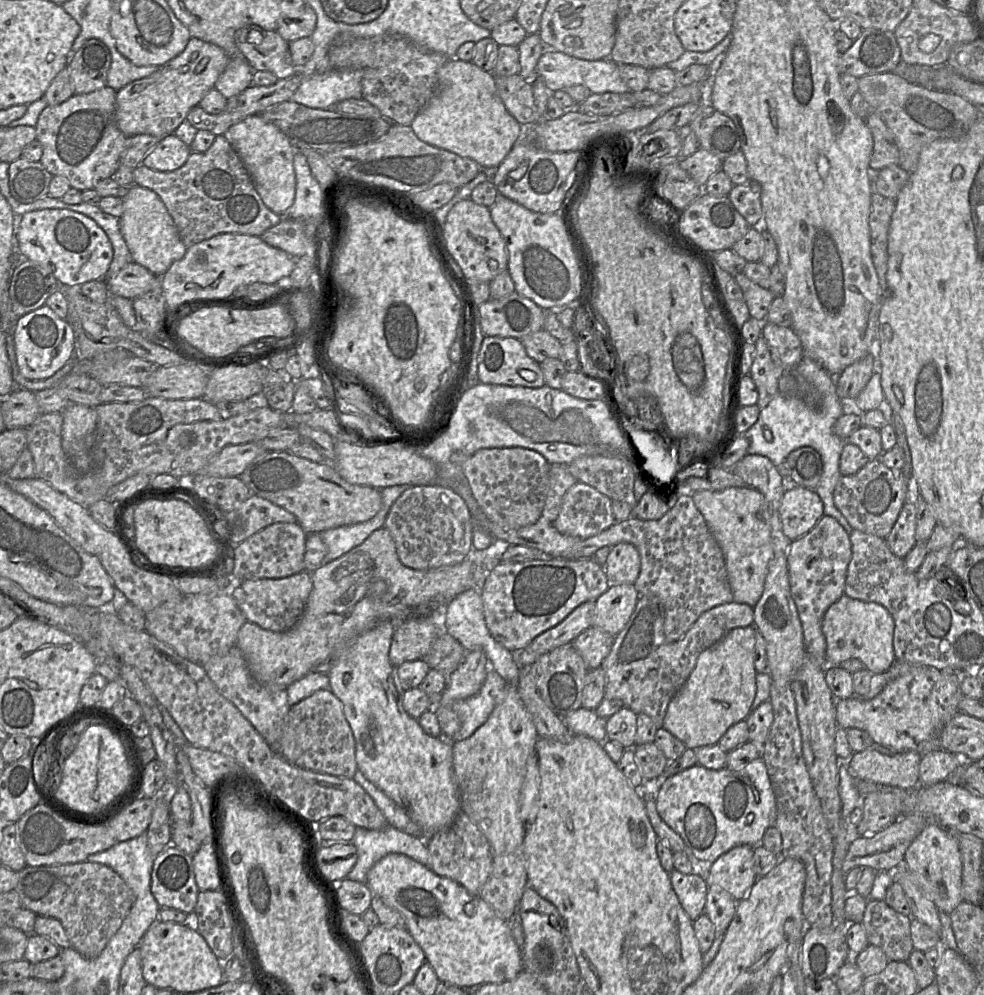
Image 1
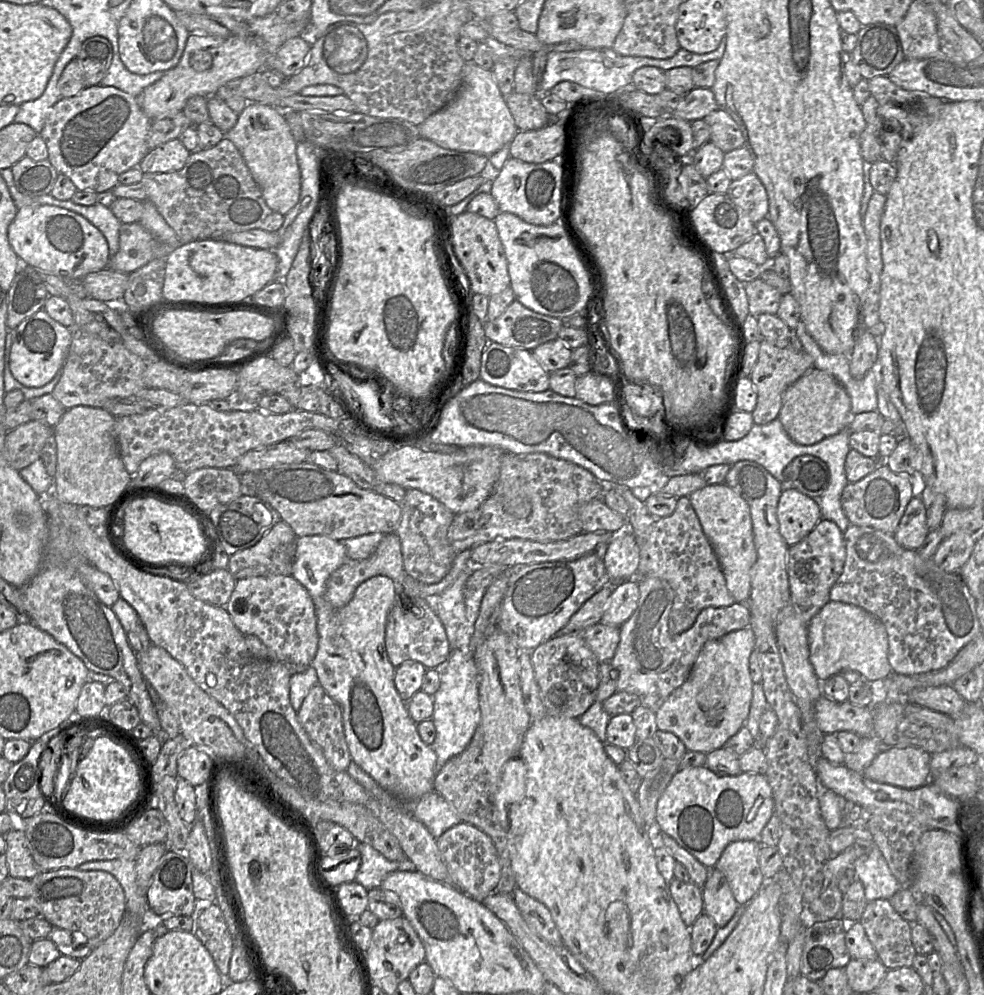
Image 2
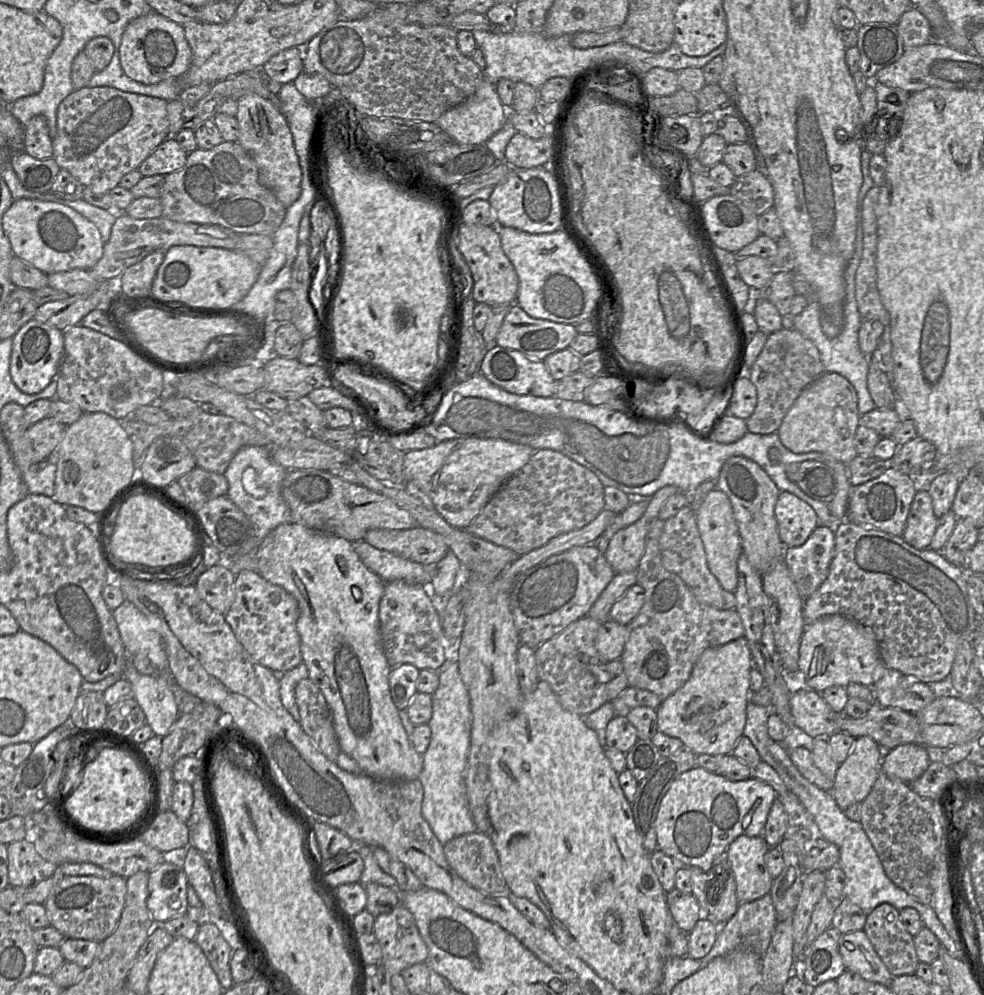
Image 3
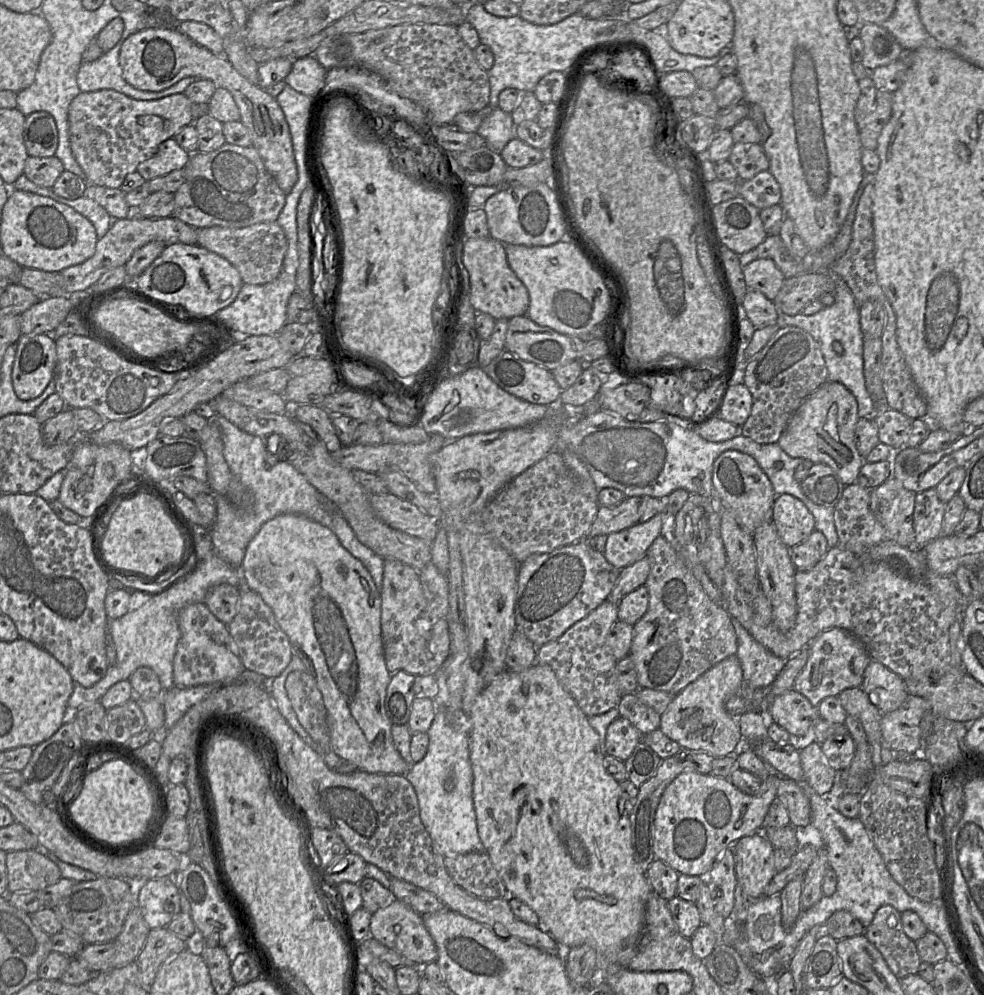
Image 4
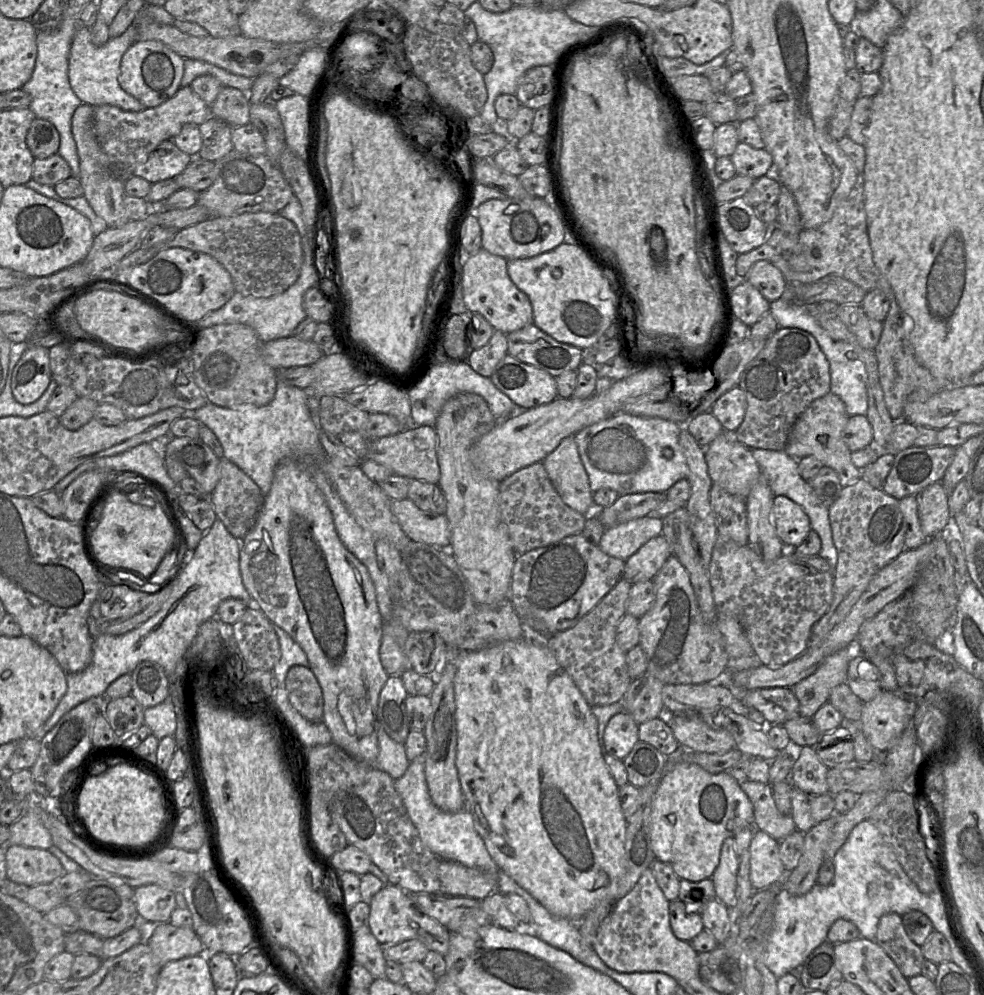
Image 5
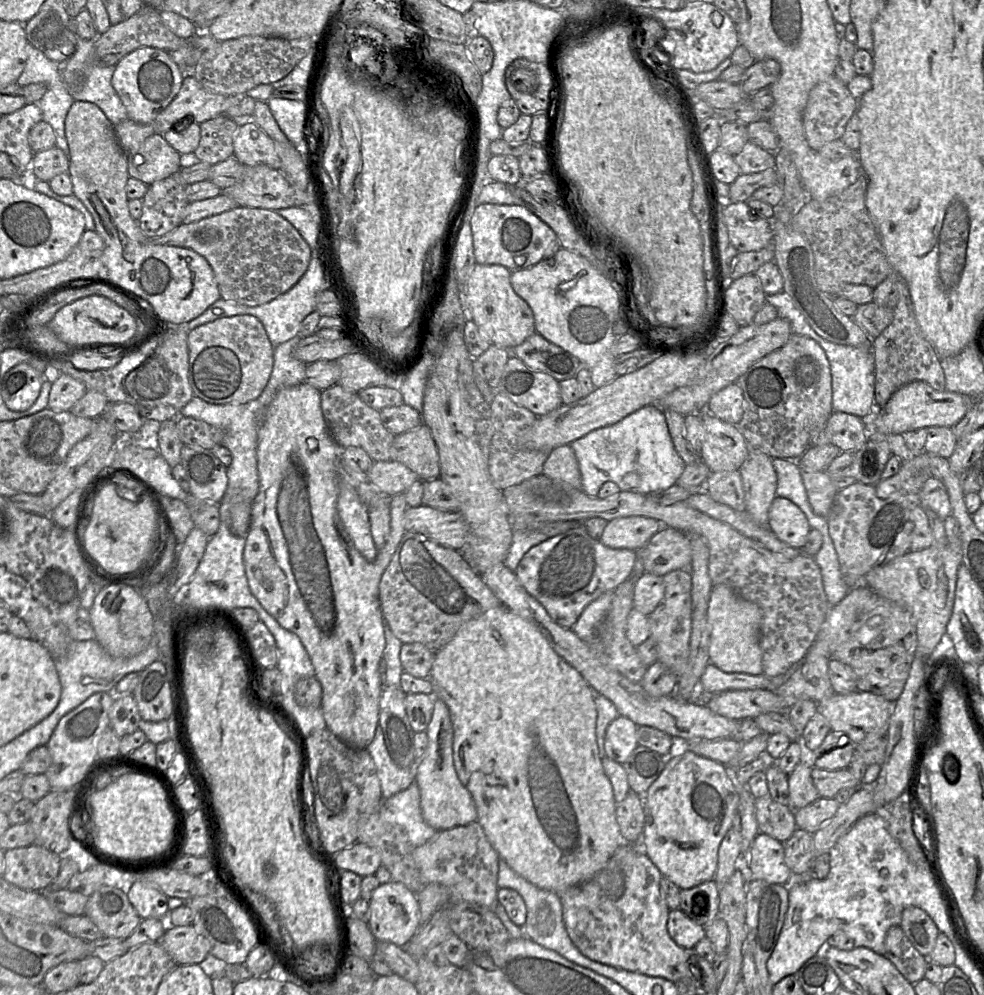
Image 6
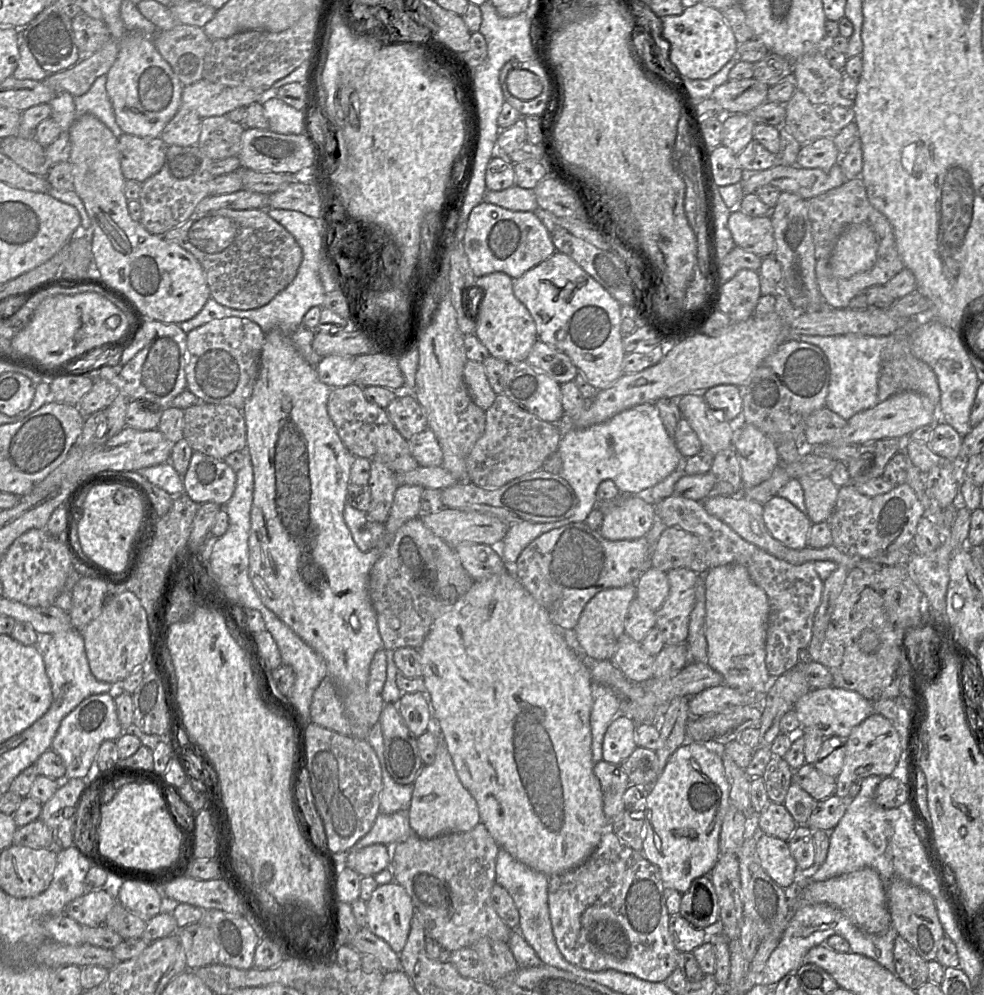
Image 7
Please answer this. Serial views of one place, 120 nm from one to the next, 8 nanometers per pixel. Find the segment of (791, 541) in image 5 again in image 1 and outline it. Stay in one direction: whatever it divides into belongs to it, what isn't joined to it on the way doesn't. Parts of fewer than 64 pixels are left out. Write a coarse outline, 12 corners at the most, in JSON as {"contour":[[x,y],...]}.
{"contour":[[786,484],[779,514],[794,541],[824,516],[815,490]]}

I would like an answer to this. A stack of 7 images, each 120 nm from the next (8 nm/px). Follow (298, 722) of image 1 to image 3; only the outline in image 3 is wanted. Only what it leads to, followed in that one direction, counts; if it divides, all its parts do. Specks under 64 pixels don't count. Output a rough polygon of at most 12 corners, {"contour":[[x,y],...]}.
{"contour":[[309,678],[295,688],[300,725],[336,762],[341,752],[330,707]]}

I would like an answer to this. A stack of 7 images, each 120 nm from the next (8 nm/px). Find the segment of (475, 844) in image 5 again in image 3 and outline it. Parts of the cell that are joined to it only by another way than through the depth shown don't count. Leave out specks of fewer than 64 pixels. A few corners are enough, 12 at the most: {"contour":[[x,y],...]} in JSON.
{"contour":[[456,660],[438,671],[421,812],[439,842],[476,832],[472,714]]}

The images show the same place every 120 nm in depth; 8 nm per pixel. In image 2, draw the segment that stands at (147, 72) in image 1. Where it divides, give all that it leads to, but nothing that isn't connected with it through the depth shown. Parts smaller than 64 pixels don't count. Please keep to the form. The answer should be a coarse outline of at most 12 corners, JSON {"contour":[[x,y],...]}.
{"contour":[[117,50],[99,85],[113,86],[135,97],[165,72],[130,72]]}

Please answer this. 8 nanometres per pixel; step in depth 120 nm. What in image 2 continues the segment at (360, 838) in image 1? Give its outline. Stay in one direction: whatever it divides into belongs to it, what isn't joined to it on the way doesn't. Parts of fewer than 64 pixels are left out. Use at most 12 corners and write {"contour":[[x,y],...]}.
{"contour":[[356,842],[361,865],[355,881],[368,891],[391,872],[416,871],[408,858],[389,861],[372,846]]}

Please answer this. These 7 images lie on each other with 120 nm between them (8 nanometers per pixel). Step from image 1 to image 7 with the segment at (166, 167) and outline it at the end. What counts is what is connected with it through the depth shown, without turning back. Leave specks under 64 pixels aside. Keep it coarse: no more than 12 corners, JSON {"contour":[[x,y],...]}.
{"contour":[[123,133],[118,140],[126,180],[143,183],[163,167],[160,136]]}

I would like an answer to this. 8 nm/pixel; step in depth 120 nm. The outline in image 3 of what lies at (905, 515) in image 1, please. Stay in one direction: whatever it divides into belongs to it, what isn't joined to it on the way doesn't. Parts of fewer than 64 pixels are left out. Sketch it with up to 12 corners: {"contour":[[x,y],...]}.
{"contour":[[916,491],[902,538],[929,549],[937,528],[932,497]]}

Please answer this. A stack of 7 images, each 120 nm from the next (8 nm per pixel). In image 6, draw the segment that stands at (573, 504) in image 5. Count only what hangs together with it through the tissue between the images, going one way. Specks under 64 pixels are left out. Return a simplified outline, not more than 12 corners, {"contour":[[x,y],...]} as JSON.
{"contour":[[569,444],[551,450],[542,473],[581,489]]}

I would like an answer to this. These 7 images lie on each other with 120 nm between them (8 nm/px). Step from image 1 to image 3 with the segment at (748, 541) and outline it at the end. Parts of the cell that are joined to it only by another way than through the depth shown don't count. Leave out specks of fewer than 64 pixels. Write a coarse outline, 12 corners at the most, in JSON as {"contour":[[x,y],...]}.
{"contour":[[711,490],[696,520],[709,570],[738,583],[743,550],[727,495]]}

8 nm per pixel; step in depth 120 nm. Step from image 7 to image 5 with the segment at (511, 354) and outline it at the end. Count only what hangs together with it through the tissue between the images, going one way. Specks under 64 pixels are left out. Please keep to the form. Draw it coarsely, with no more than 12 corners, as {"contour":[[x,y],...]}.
{"contour":[[481,248],[462,273],[466,307],[505,334],[533,324],[508,260]]}

